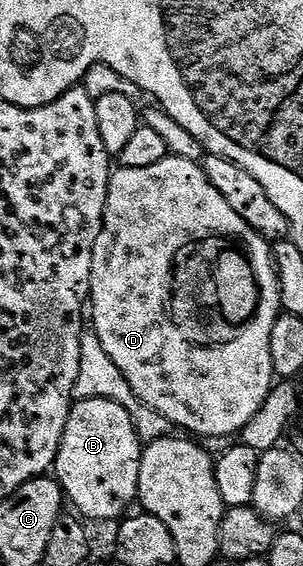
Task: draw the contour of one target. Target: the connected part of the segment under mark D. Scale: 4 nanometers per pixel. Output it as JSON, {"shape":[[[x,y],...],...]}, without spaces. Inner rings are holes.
{"shape":[[[203,179],[203,195],[179,195],[179,201],[177,201],[177,203],[175,203],[175,201],[173,201],[173,203],[161,203],[161,201],[165,201],[165,199],[147,199],[147,201],[159,201],[159,203],[147,203],[147,221],[133,221],[133,219],[139,219],[139,215],[137,215],[137,213],[145,213],[145,211],[141,211],[141,209],[143,209],[143,207],[145,207],[145,205],[139,205],[139,201],[137,201],[137,203],[135,203],[135,201],[137,201],[137,199],[125,199],[125,197],[119,197],[119,195],[115,195],[115,193],[113,193],[113,192],[112,192],[112,191],[111,191],[111,190],[108,190],[108,191],[107,191],[107,203],[106,203],[106,204],[105,204],[105,214],[104,214],[104,215],[103,215],[103,227],[102,227],[102,228],[101,228],[101,234],[100,234],[100,235],[99,235],[99,239],[98,239],[98,240],[97,240],[97,242],[96,242],[96,243],[95,243],[95,247],[94,247],[94,248],[93,248],[93,262],[92,262],[92,263],[91,263],[91,279],[90,279],[90,280],[89,280],[89,300],[88,300],[88,304],[89,304],[89,305],[90,305],[90,306],[91,306],[91,309],[92,309],[92,305],[93,305],[93,325],[91,325],[91,329],[92,329],[92,332],[95,332],[95,333],[97,333],[97,335],[98,335],[98,337],[99,337],[99,341],[100,341],[100,342],[101,342],[101,343],[102,343],[102,345],[103,345],[103,349],[104,349],[104,350],[105,350],[105,352],[106,352],[106,353],[107,353],[107,355],[109,355],[109,356],[110,356],[110,357],[111,357],[111,362],[112,362],[112,363],[115,363],[115,365],[116,365],[116,366],[117,366],[117,367],[119,367],[119,370],[121,370],[121,371],[122,371],[122,373],[123,373],[123,378],[125,378],[125,379],[127,379],[127,383],[129,383],[129,384],[130,384],[130,387],[131,387],[131,391],[133,391],[133,392],[134,392],[134,393],[135,393],[135,395],[136,395],[136,396],[137,396],[137,397],[138,397],[138,399],[139,399],[139,400],[141,400],[141,401],[142,401],[142,403],[143,403],[143,404],[146,404],[146,405],[147,405],[147,407],[149,407],[149,408],[151,408],[151,409],[154,409],[154,410],[155,410],[155,411],[157,411],[157,412],[158,412],[158,413],[159,413],[159,415],[160,415],[160,416],[161,416],[161,418],[162,418],[162,419],[164,419],[164,420],[165,420],[165,421],[166,421],[166,422],[167,422],[167,421],[168,421],[168,420],[169,420],[169,421],[170,421],[170,423],[171,423],[171,424],[173,424],[173,425],[178,425],[178,427],[179,427],[179,428],[181,428],[181,429],[178,429],[178,430],[181,430],[181,431],[184,431],[184,432],[185,432],[185,433],[186,433],[186,434],[189,434],[189,435],[196,435],[196,436],[197,436],[197,437],[198,437],[198,438],[201,438],[201,437],[229,437],[229,436],[231,436],[231,435],[232,435],[232,433],[237,433],[237,432],[239,432],[239,431],[240,431],[240,429],[245,429],[245,428],[247,428],[247,427],[248,427],[248,425],[249,425],[249,428],[250,428],[250,426],[252,426],[252,425],[253,425],[253,424],[254,424],[254,422],[256,422],[256,420],[257,420],[257,412],[258,412],[258,411],[259,411],[259,407],[263,407],[263,403],[264,403],[264,402],[265,402],[265,400],[266,400],[266,399],[267,399],[267,395],[268,395],[268,394],[269,394],[269,393],[270,393],[270,391],[272,391],[272,389],[273,389],[273,387],[274,387],[274,384],[275,384],[275,374],[274,374],[274,371],[273,371],[273,364],[272,364],[272,363],[271,363],[271,331],[272,331],[272,330],[273,330],[273,328],[274,328],[274,327],[275,327],[275,323],[276,323],[276,322],[277,322],[277,318],[278,318],[278,317],[280,317],[280,316],[281,316],[281,314],[282,314],[282,312],[283,312],[283,310],[282,310],[282,305],[281,305],[281,301],[280,301],[280,283],[279,283],[279,281],[278,281],[278,269],[277,269],[277,266],[275,266],[275,264],[274,264],[274,250],[273,250],[273,249],[272,249],[272,248],[271,248],[271,245],[270,245],[270,242],[268,242],[268,241],[266,241],[266,240],[265,240],[265,238],[264,238],[264,237],[261,237],[261,236],[259,236],[259,235],[258,235],[258,234],[257,234],[257,232],[256,232],[256,231],[254,231],[254,229],[252,229],[252,227],[251,227],[251,226],[249,226],[249,224],[248,224],[248,223],[247,223],[247,219],[239,219],[239,214],[238,214],[238,213],[237,213],[237,212],[235,212],[235,210],[234,210],[234,209],[232,209],[232,207],[231,207],[231,203],[227,203],[227,199],[223,199],[223,195],[219,195],[219,191],[215,191],[215,187],[211,187],[211,179]],[[185,229],[201,229],[201,231],[215,231],[215,233],[209,233],[209,235],[203,235],[203,237],[199,237],[199,239],[189,239],[189,241],[187,241],[187,243],[185,243],[185,245],[183,245],[183,247],[181,247],[181,249],[179,249],[179,251],[177,251],[177,259],[175,259],[175,239],[177,239],[177,237],[175,237],[175,233],[185,233]],[[245,247],[249,247],[249,251],[251,251],[251,259],[253,259],[253,265],[255,265],[255,271],[257,271],[257,275],[259,275],[259,279],[261,279],[261,289],[263,289],[263,291],[265,291],[265,293],[267,293],[267,295],[271,295],[271,291],[275,291],[275,301],[273,301],[273,303],[271,303],[271,301],[269,301],[269,305],[265,305],[265,303],[263,303],[263,305],[261,305],[261,313],[259,313],[259,315],[257,315],[257,317],[259,317],[259,319],[263,319],[263,321],[259,321],[259,323],[267,323],[267,325],[249,325],[249,337],[245,337],[245,339],[243,339],[243,341],[241,341],[241,343],[237,343],[237,345],[235,345],[235,349],[229,349],[229,347],[227,347],[227,351],[225,351],[225,349],[219,349],[219,351],[217,351],[217,355],[213,355],[213,343],[211,343],[211,341],[209,341],[209,339],[207,339],[207,335],[205,335],[205,333],[203,333],[203,325],[201,325],[201,321],[195,321],[195,319],[191,319],[191,321],[189,321],[189,319],[187,319],[187,317],[185,317],[185,315],[187,315],[187,311],[199,311],[199,309],[201,309],[201,301],[209,301],[209,299],[211,299],[211,297],[213,297],[213,287],[219,287],[219,285],[221,285],[221,283],[219,283],[219,281],[221,281],[221,279],[219,279],[219,273],[221,273],[221,259],[223,259],[223,257],[229,257],[229,253],[231,253],[231,257],[237,257],[237,255],[239,255],[239,253],[241,253],[241,251],[243,251],[243,249],[245,249]]]}

